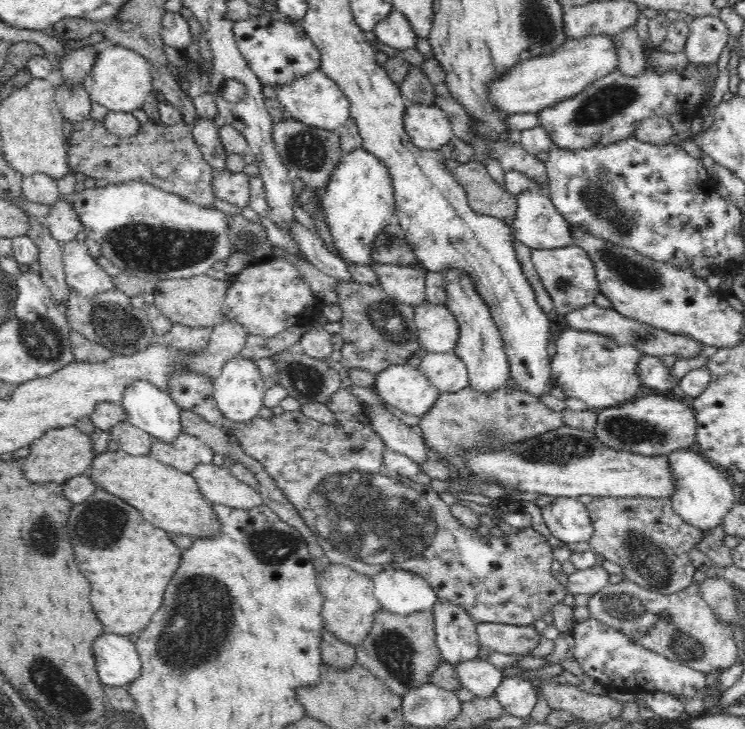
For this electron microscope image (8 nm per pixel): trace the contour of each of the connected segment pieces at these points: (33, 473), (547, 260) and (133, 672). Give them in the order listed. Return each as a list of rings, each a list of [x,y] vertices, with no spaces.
[[[76,426],[52,428],[52,430],[46,430],[46,434],[30,446],[30,454],[24,462],[24,474],[28,476],[30,482],[36,482],[36,484],[56,482],[58,486],[64,486],[66,480],[86,474],[94,458],[96,458],[96,452],[94,452],[90,434],[84,434]]]
[[[566,246],[566,248],[556,248],[556,250],[530,250],[532,254],[532,264],[534,270],[544,286],[544,290],[550,294],[554,308],[560,314],[566,314],[570,310],[584,308],[594,302],[594,298],[600,294],[600,286],[596,280],[596,268],[592,260],[588,258],[586,250],[580,246]]]
[[[100,634],[94,640],[94,658],[104,686],[124,688],[142,672],[142,658],[128,636]]]

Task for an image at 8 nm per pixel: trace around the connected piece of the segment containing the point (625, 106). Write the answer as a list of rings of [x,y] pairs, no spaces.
[[[690,60],[682,70],[666,70],[666,72],[654,72],[652,64],[646,62],[642,74],[638,76],[626,76],[620,68],[614,68],[614,72],[590,82],[580,94],[574,94],[570,98],[562,98],[562,102],[556,102],[554,106],[546,106],[536,114],[538,126],[546,130],[548,138],[552,140],[554,148],[560,150],[594,150],[594,148],[608,148],[620,142],[626,142],[630,138],[636,138],[638,126],[652,116],[670,118],[670,116],[682,116],[686,120],[698,118],[700,108],[704,106],[710,92],[714,92],[716,80],[720,76],[720,68],[716,66],[700,66],[692,64]]]

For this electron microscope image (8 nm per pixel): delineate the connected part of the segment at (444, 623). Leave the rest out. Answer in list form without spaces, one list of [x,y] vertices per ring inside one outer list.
[[[438,598],[434,606],[430,608],[434,616],[434,628],[436,628],[436,642],[442,654],[442,660],[450,664],[460,664],[470,658],[478,658],[480,642],[476,632],[476,622],[470,618],[470,614],[454,604]]]

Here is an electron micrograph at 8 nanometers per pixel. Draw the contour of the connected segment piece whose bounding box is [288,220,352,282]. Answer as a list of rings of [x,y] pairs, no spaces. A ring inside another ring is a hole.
[[[292,220],[292,222],[288,224],[288,230],[290,230],[292,238],[298,242],[298,246],[300,246],[302,254],[306,256],[306,260],[308,260],[310,264],[314,264],[320,272],[324,272],[324,274],[328,274],[328,276],[334,276],[336,280],[344,280],[344,282],[352,280],[348,268],[346,268],[346,262],[340,260],[340,258],[336,258],[336,256],[324,246],[324,242],[318,238],[318,234],[314,234],[308,226]]]

